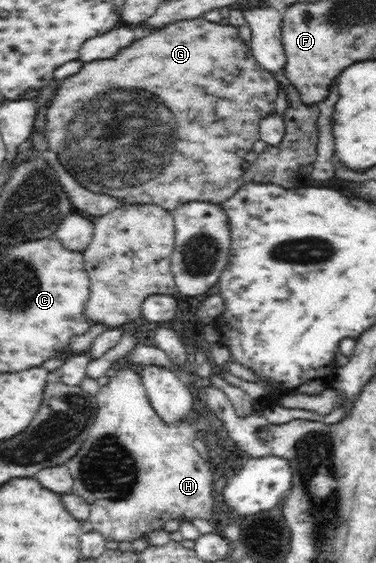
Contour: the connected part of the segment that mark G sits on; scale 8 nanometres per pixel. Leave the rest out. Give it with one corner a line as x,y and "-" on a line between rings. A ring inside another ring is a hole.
201,16
173,22
173,24
149,31
145,33
144,37
133,41
127,48
121,49
116,55
113,55
113,58
84,63
80,72
63,79
63,82
58,82
56,88
53,100
45,108
46,122
43,132
47,136
48,149
59,156
59,162
63,164
63,168
81,186
85,186
91,192
123,199
129,205
157,204
171,212
173,209
191,201
213,202
220,205
222,202
230,200
236,194
236,191
241,189
241,184
244,183
245,170
243,170
243,162
245,161
245,154
252,150
253,144
260,139
261,120
269,114
276,113
275,99
277,99
280,86
272,74
265,71
255,61
250,43
245,43
241,39
237,27
210,22
-
93,114
97,114
97,116
99,114
103,114
103,116
109,114
109,120
95,120
95,124
93,124
-
111,136
145,136
145,138
111,138

